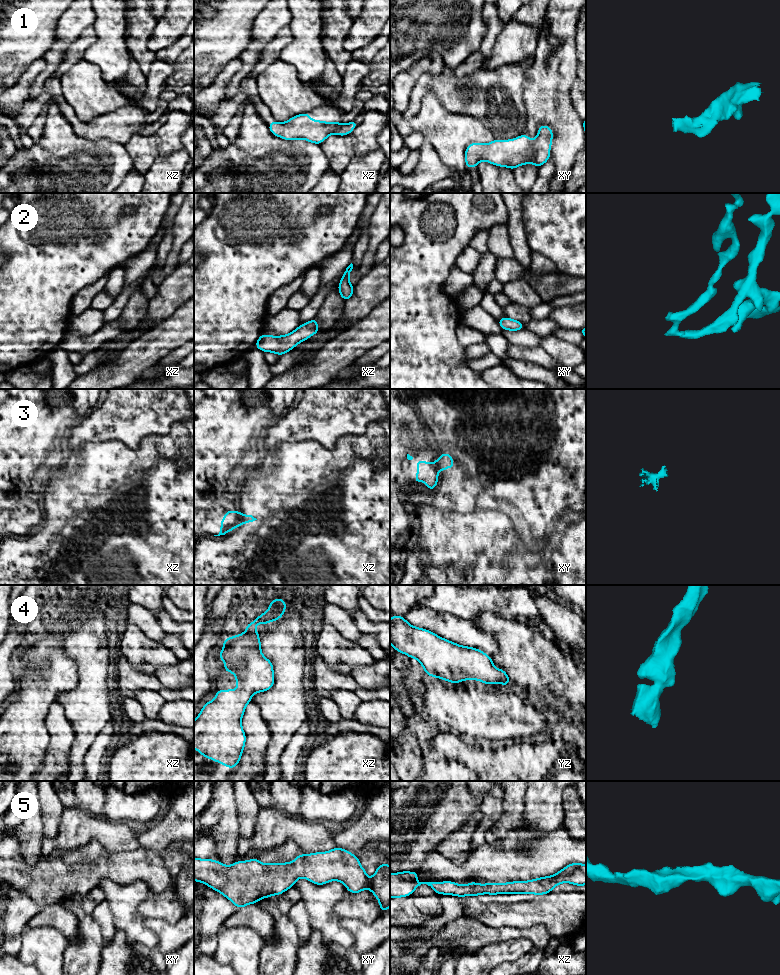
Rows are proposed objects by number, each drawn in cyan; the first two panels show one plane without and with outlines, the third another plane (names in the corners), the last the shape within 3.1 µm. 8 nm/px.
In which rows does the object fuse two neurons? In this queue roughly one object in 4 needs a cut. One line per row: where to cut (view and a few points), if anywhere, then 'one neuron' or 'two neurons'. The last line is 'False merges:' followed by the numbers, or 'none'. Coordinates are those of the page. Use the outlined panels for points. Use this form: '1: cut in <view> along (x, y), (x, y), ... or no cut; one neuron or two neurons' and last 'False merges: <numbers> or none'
1: no cut; one neuron
2: no cut; one neuron
3: cut in xz along (238, 513), (243, 522); two neurons
4: no cut; one neuron
5: no cut; one neuron
False merges: 3

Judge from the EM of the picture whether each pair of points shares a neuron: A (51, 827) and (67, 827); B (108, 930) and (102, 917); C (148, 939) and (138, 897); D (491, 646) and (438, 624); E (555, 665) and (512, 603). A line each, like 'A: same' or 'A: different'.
A: different
B: same
C: same
D: same
E: different

